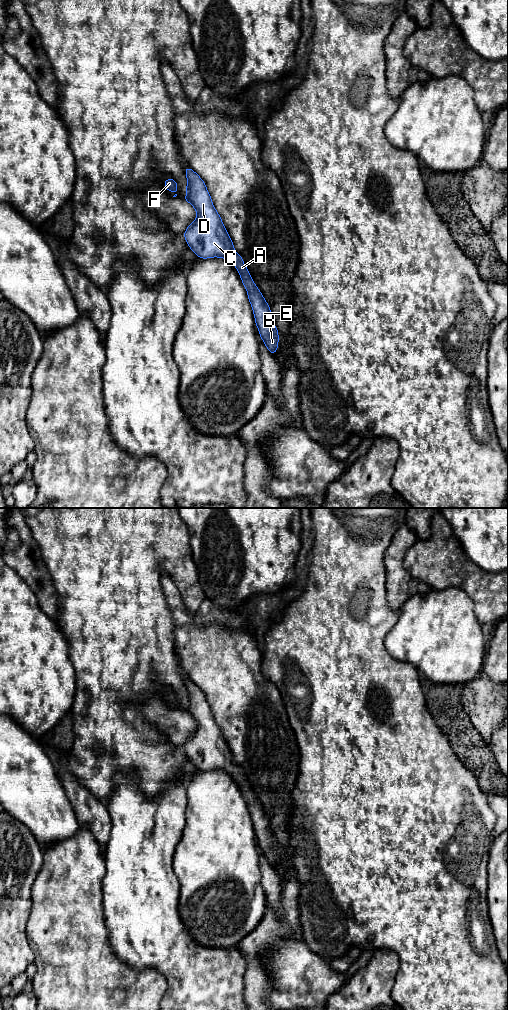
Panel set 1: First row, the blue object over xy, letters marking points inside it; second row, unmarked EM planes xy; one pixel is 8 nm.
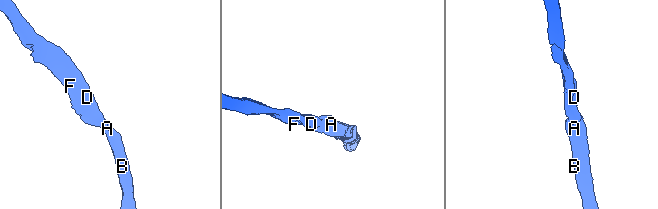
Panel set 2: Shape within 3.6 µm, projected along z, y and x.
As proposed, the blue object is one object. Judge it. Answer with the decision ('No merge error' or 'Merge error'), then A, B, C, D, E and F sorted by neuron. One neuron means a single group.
No merge error. Groups: A B C D E F

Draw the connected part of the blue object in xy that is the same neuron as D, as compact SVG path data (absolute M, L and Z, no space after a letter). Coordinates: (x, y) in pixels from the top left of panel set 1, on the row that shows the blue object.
M188 166L185 167L185 174L187 195L183 200L195 208L197 218L182 235L188 247L196 253L198 258L219 257L234 263L247 290L259 335L268 351L274 355L278 349L279 332L271 320L271 308L255 285L242 256L236 253L233 241L212 203L205 182Z

